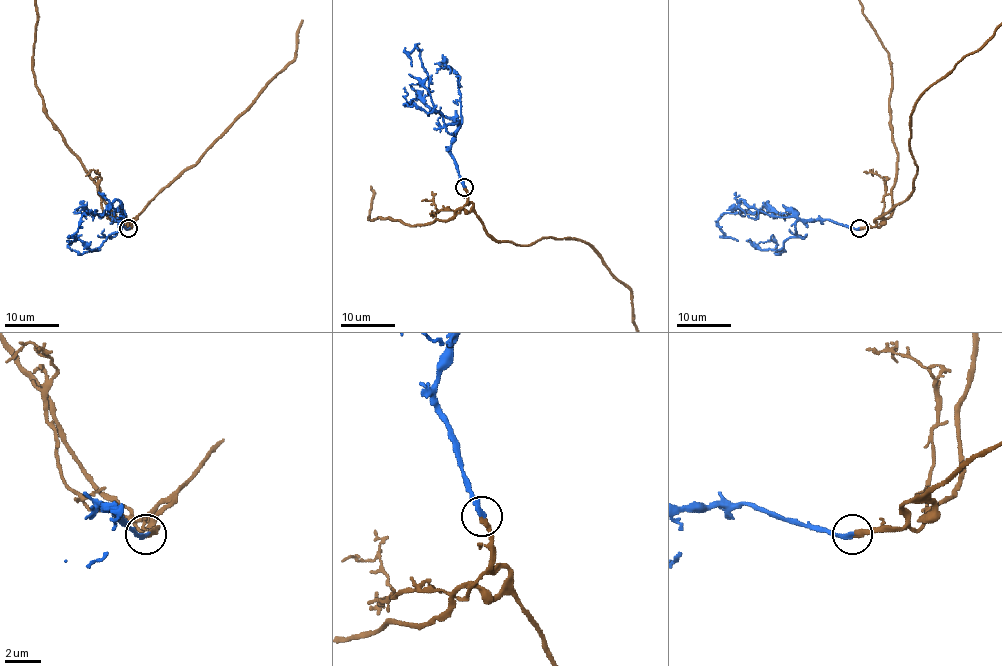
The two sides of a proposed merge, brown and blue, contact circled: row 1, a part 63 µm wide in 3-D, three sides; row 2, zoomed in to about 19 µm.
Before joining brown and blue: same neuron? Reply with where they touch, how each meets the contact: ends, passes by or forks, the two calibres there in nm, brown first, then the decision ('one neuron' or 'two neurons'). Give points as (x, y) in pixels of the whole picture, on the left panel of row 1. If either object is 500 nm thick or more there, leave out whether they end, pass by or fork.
(128, 228) | brown ends | blue ends | 240/220 nm | one neuron

